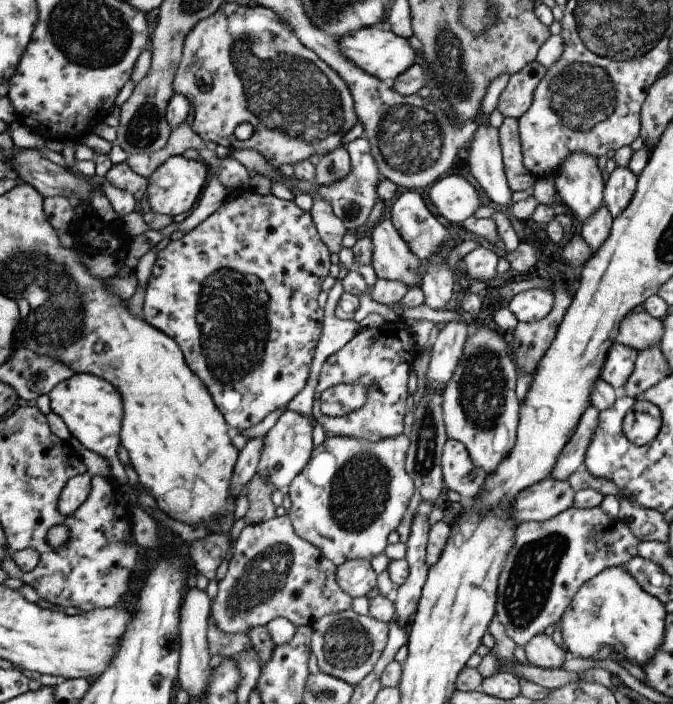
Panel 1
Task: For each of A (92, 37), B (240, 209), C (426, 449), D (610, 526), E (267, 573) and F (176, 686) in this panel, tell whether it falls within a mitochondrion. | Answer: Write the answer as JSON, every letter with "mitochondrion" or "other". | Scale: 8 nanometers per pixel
{"A":"mitochondrion","B":"other","C":"mitochondrion","D":"other","E":"mitochondrion","F":"other"}

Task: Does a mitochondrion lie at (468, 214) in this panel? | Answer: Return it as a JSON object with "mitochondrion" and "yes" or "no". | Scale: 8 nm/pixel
{"mitochondrion":"no"}

